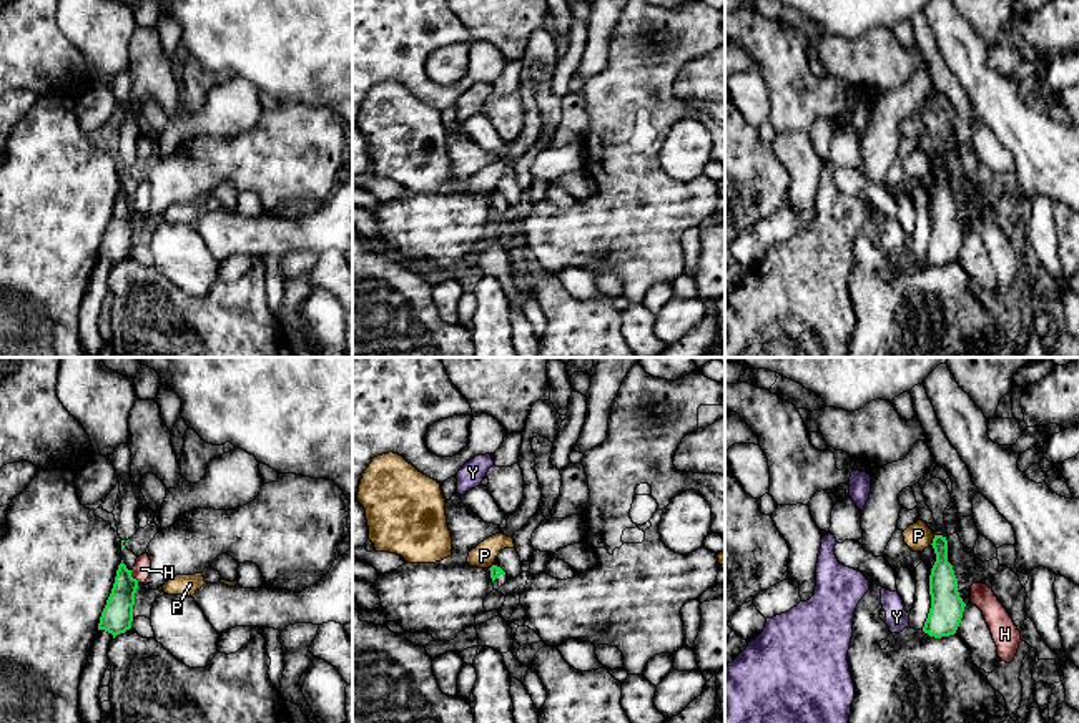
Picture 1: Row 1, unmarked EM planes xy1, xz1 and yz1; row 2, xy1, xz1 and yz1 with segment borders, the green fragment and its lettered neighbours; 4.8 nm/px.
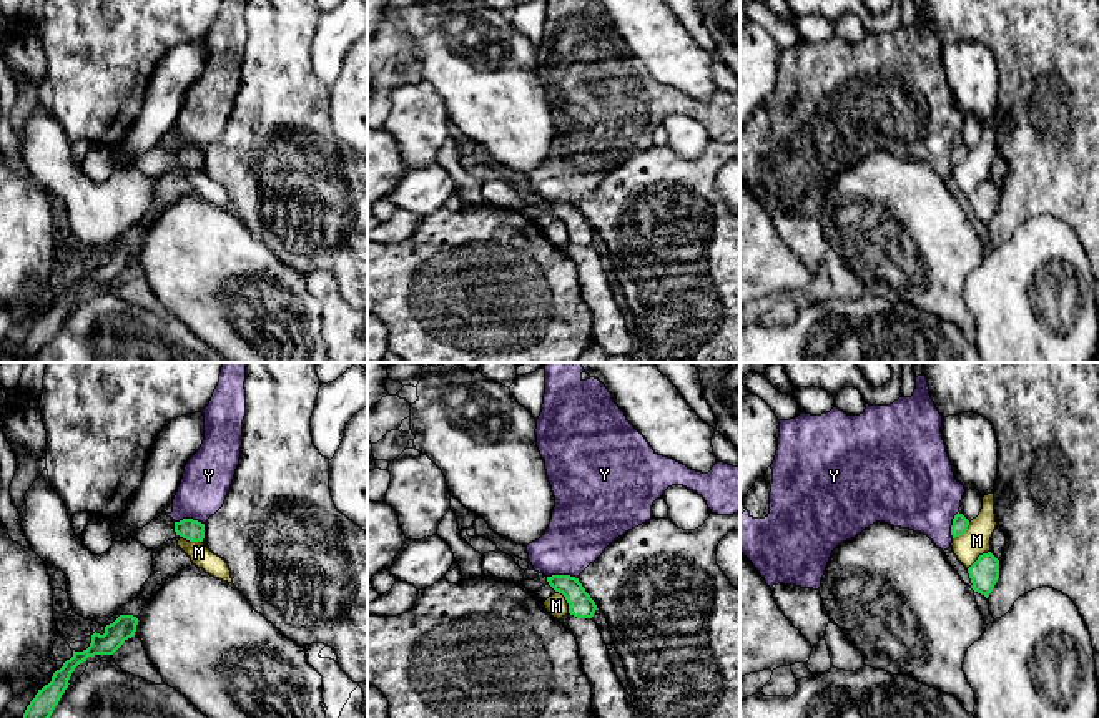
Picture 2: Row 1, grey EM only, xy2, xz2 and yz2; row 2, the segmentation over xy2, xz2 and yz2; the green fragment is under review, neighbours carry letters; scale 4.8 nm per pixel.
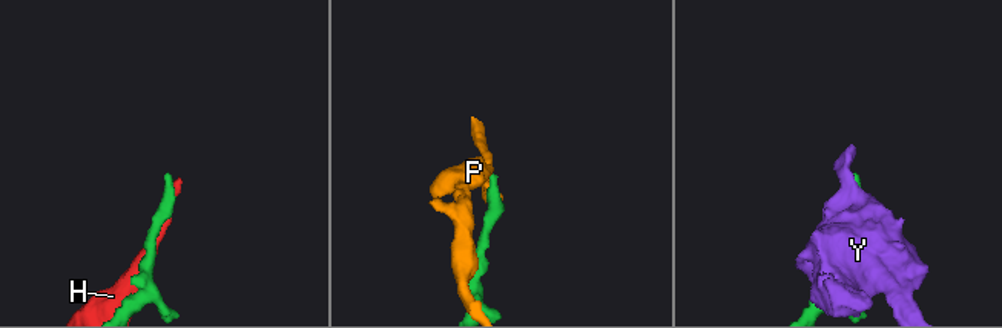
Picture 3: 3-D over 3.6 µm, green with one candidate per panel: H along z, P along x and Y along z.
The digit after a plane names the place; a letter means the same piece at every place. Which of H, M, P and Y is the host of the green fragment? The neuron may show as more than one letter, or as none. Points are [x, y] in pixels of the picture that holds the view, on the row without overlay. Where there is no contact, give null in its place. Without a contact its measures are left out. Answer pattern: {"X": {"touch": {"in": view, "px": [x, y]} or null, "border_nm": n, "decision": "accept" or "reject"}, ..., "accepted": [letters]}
{"H": {"touch": {"in": "xy1", "px": [132, 205]}, "border_nm": 80, "decision": "reject"}, "M": {"touch": {"in": "xz2", "px": [567, 230]}, "border_nm": 130, "decision": "reject"}, "P": {"touch": {"in": "yz1", "px": [933, 168]}, "border_nm": 50, "decision": "reject"}, "Y": {"touch": {"in": "xz2", "px": [562, 203]}, "border_nm": 150, "decision": "reject"}, "accepted": []}

